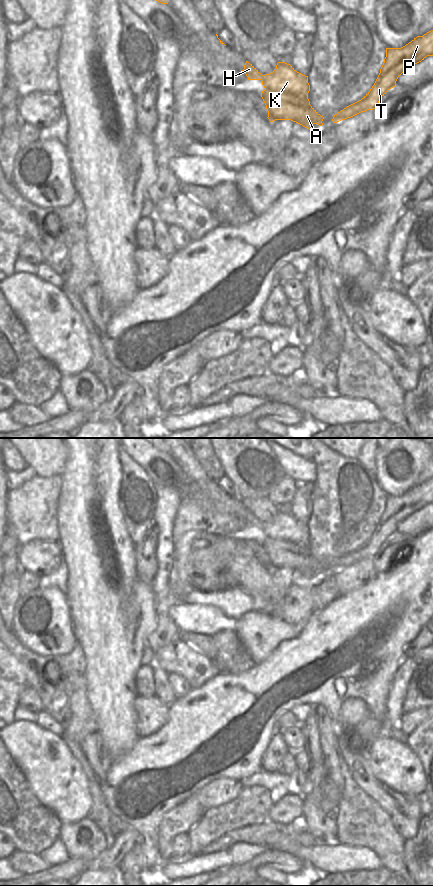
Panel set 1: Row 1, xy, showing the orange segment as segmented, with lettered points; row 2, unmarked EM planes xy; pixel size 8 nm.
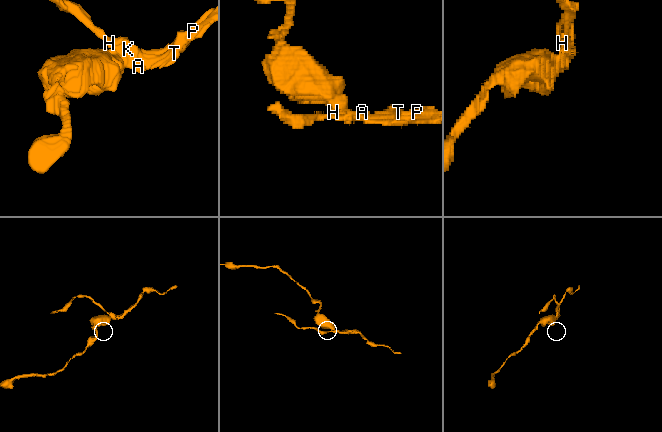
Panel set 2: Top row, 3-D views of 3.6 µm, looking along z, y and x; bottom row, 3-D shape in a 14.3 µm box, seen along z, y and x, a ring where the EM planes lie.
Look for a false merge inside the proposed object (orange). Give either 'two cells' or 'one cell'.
two cells

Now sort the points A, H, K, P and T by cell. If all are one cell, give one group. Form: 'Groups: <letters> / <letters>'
Groups: A / H K P T

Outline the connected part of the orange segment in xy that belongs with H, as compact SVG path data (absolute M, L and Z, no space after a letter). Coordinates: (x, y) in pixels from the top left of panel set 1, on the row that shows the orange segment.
M246 61L242 71L248 80L261 80L266 90L287 92L308 98L310 91L308 76L297 72L290 64L278 62L273 72L262 75L252 64Z

